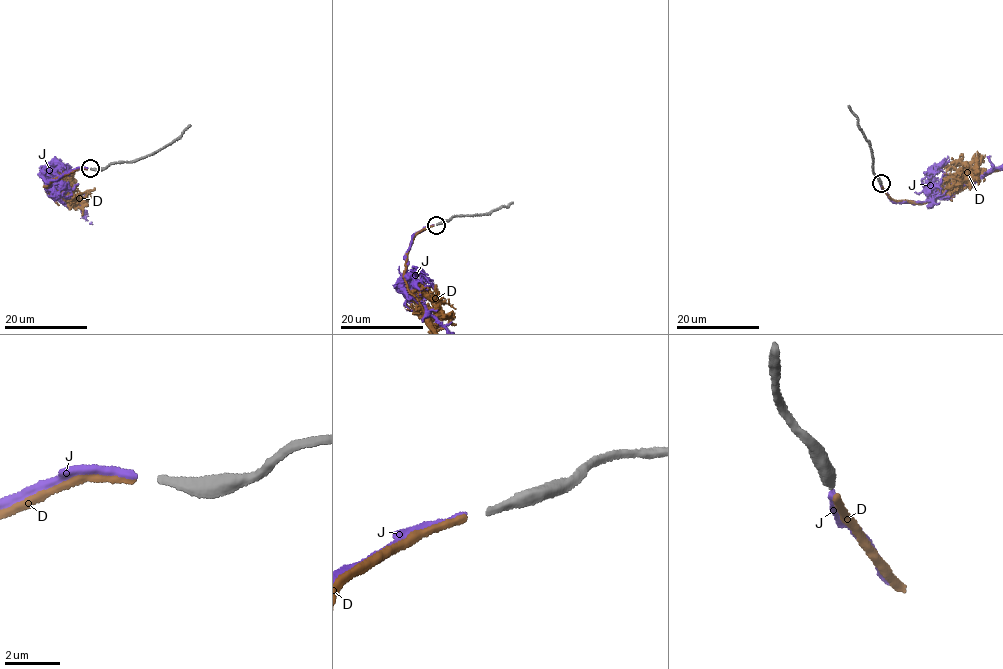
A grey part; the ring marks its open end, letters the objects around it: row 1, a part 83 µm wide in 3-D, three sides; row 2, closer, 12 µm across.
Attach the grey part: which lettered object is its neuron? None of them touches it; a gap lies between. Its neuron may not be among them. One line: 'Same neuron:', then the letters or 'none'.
Same neuron: J

